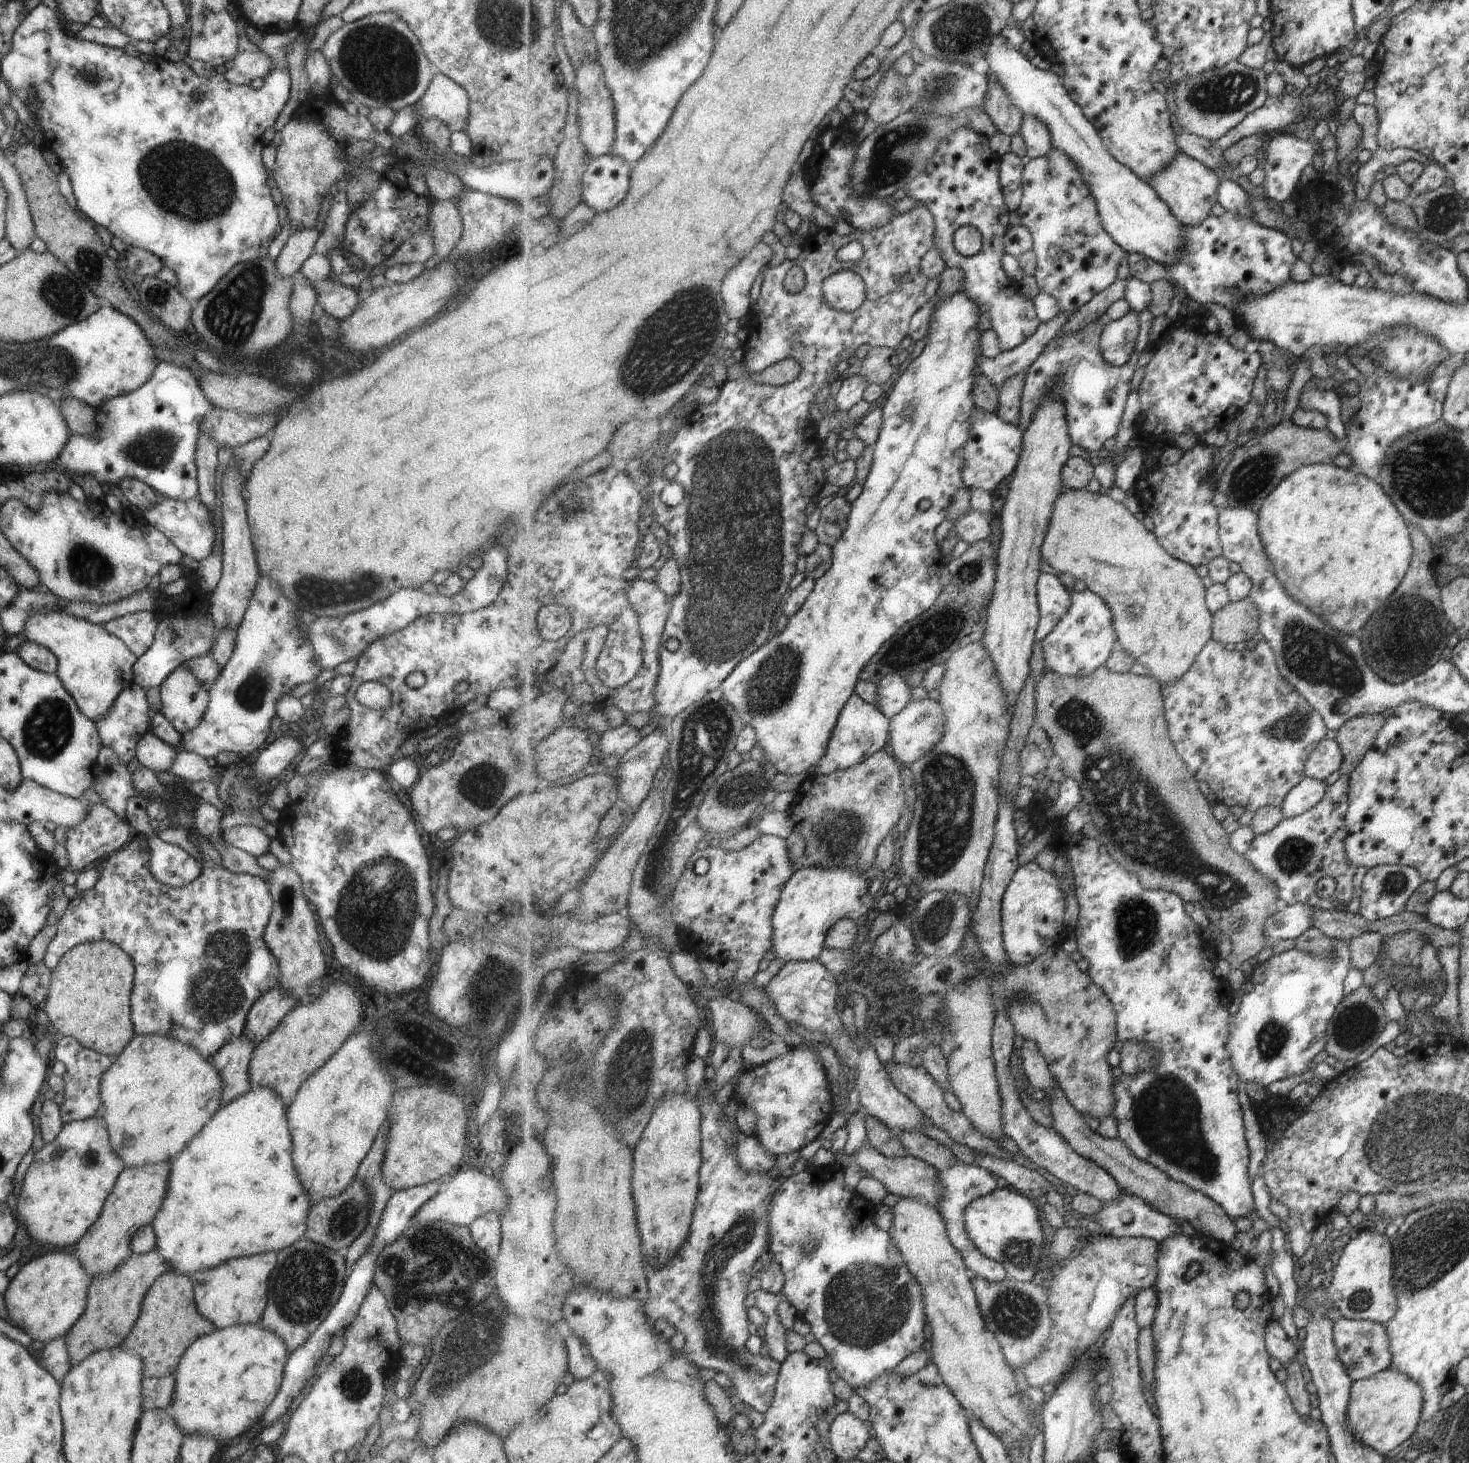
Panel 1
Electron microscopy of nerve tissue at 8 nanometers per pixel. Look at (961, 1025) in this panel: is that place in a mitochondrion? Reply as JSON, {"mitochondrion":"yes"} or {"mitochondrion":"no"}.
{"mitochondrion":"no"}

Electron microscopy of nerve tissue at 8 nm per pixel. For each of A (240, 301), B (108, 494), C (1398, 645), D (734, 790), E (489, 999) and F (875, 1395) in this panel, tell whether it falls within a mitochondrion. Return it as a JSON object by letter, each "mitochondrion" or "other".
{"A":"mitochondrion","B":"other","C":"mitochondrion","D":"mitochondrion","E":"mitochondrion","F":"other"}

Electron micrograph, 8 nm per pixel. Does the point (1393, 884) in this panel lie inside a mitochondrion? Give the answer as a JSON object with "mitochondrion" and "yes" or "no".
{"mitochondrion":"yes"}

